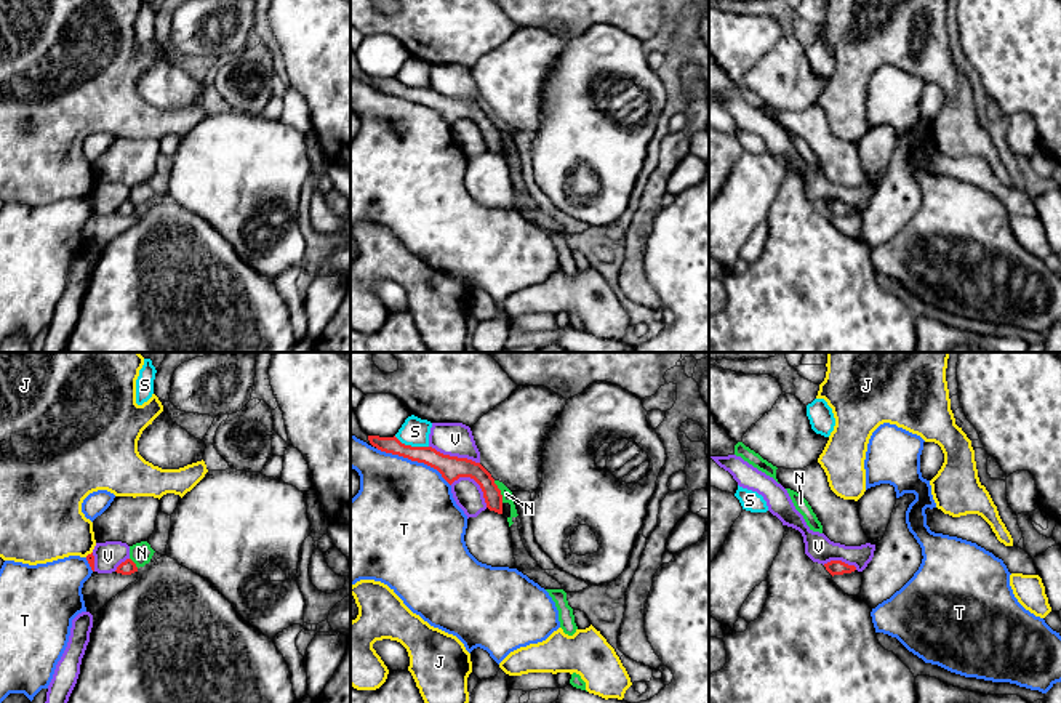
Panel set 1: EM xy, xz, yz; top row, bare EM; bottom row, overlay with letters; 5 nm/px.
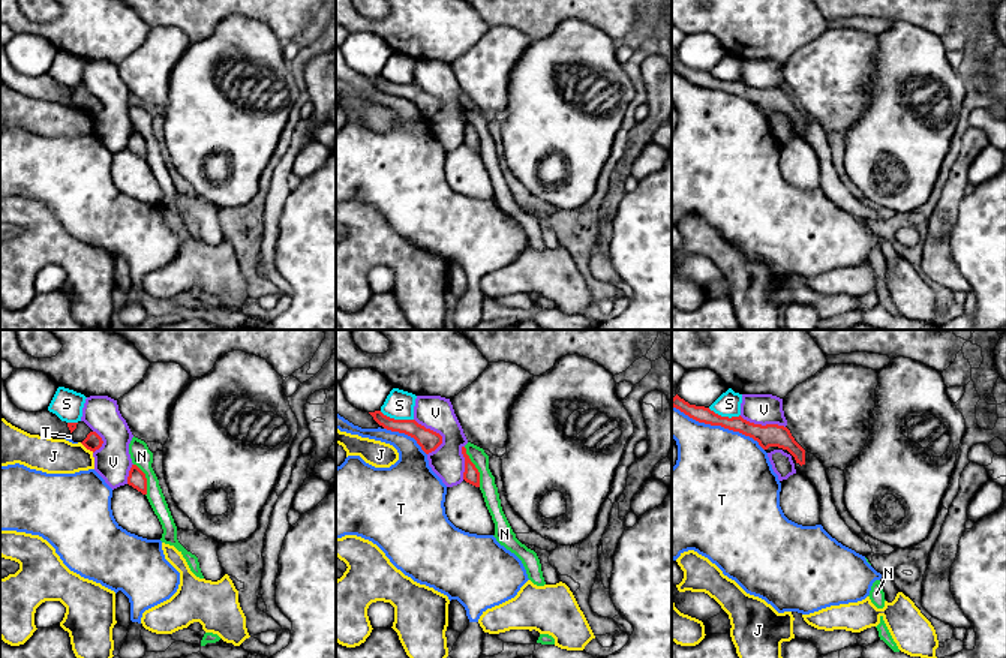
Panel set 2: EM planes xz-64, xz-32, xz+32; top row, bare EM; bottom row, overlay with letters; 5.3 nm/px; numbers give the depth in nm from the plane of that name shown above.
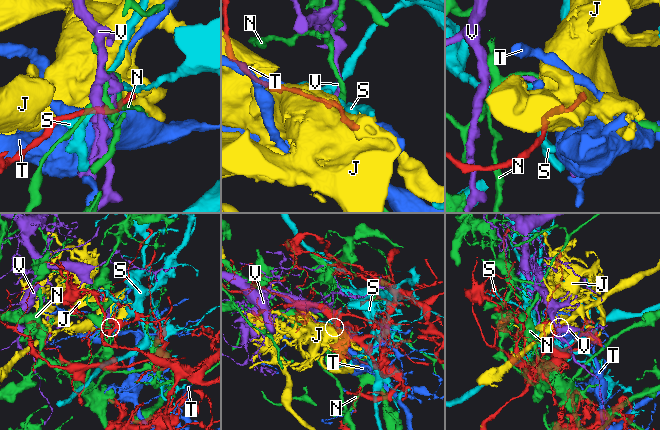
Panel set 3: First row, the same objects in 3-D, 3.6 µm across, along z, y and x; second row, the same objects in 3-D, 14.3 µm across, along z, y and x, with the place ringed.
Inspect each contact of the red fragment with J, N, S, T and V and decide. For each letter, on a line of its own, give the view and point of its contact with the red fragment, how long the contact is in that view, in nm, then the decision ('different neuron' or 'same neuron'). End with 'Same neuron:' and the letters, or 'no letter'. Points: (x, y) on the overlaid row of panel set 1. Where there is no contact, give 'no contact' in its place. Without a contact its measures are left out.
J: xy (88, 554) | 50 nm | different neuron
N: xz (500, 492) | 120 nm | different neuron
S: xz (410, 445) | 190 nm | different neuron
T: xz (415, 460) | 420 nm | different neuron
V: xz (455, 457) | 280 nm | different neuron
Same neuron: no letter

